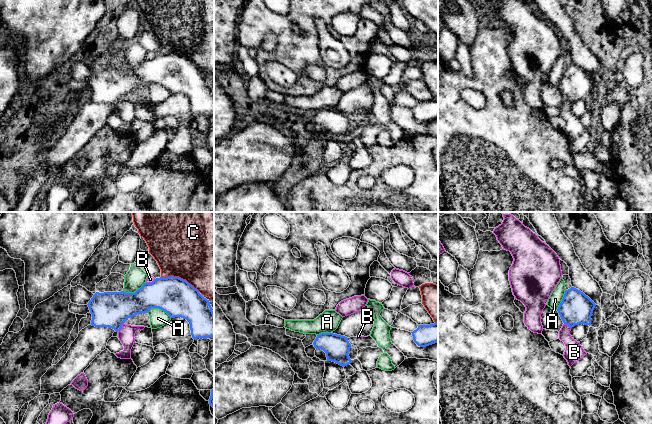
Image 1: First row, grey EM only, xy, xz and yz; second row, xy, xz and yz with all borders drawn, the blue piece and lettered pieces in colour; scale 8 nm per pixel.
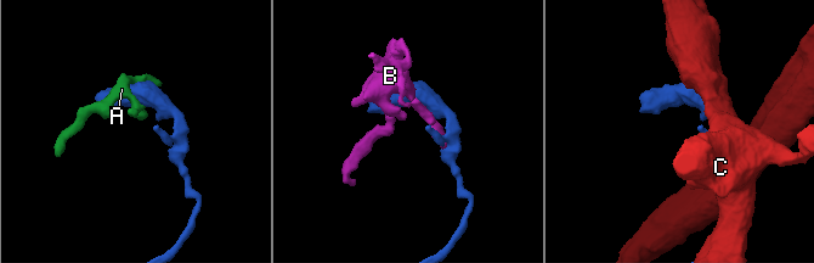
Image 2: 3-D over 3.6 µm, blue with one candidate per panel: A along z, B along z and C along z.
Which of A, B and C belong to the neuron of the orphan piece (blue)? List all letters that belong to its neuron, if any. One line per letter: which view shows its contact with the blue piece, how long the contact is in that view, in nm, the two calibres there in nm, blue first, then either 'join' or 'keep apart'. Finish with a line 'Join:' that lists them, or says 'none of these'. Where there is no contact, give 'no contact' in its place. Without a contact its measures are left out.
A: contact in xy; length 200 nm; calibres 300 and 140 nm; keep apart
B: contact in xy; length 90 nm; calibres 280 and 130 nm; keep apart
C: contact in xy; length 340 nm; calibres 300 and 500 nm; keep apart
Join: none of these

